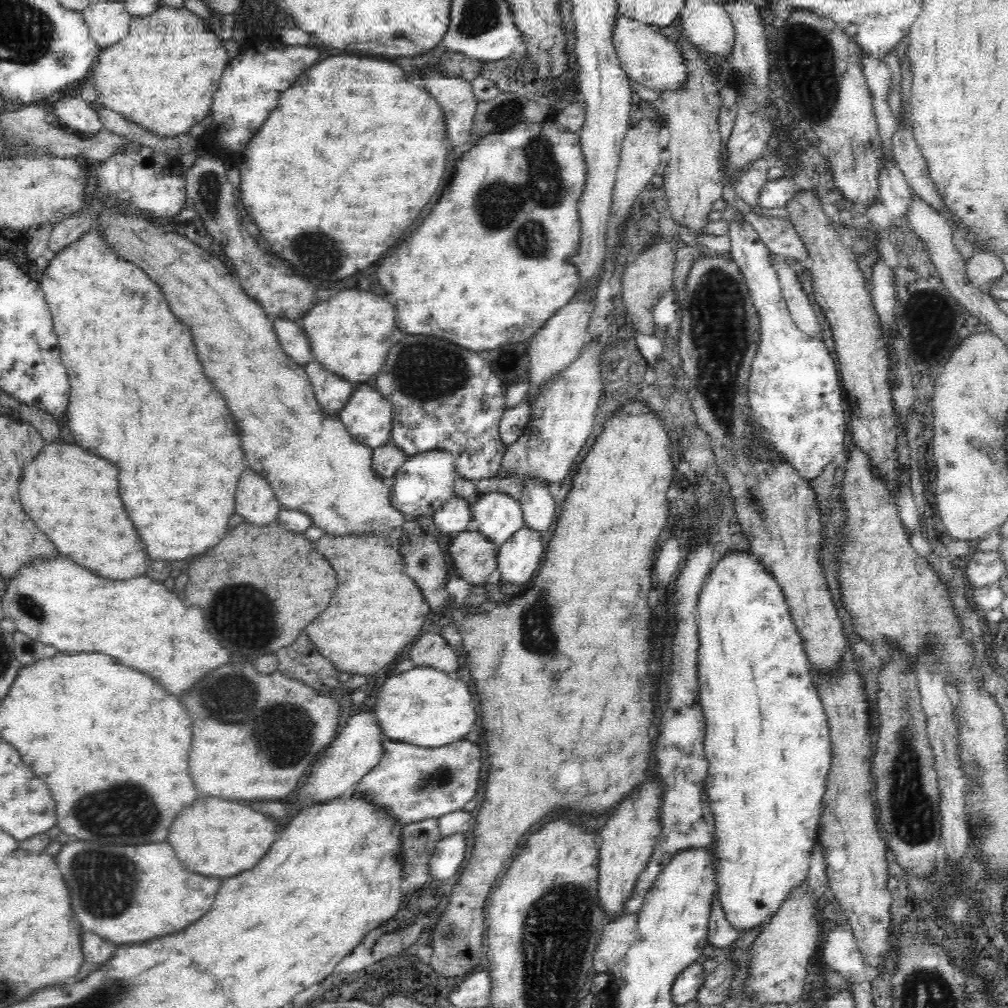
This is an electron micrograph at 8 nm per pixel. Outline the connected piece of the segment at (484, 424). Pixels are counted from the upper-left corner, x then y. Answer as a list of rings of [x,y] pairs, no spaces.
[[[410,336],[410,338],[404,338],[400,344],[396,344],[390,354],[388,354],[388,362],[386,366],[378,372],[376,376],[376,391],[384,396],[385,400],[392,403],[394,407],[393,418],[392,418],[392,431],[391,431],[391,441],[407,456],[411,457],[416,454],[422,454],[424,452],[432,451],[446,451],[452,455],[454,459],[455,466],[458,468],[460,476],[462,479],[470,480],[472,482],[478,480],[486,480],[488,477],[493,477],[497,473],[498,465],[500,464],[501,456],[503,455],[504,446],[499,439],[498,425],[500,424],[500,419],[505,413],[505,396],[506,390],[502,386],[500,379],[490,370],[490,364],[486,360],[482,360],[478,354],[472,354],[460,346],[454,346],[450,342],[444,342],[444,340],[436,340],[434,336]]]

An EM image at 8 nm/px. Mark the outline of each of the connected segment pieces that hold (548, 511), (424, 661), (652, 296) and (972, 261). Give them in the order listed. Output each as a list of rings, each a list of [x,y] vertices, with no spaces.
[[[537,483],[528,484],[519,504],[527,530],[535,532],[540,537],[550,532],[556,514],[556,504],[548,490]]]
[[[430,631],[424,633],[412,646],[409,659],[414,664],[413,668],[432,668],[454,676],[452,672],[458,670],[458,662],[452,652],[450,645],[439,632]]]
[[[666,240],[654,244],[648,248],[649,252],[642,253],[632,265],[626,267],[622,278],[622,292],[624,304],[628,308],[628,314],[634,320],[634,326],[638,332],[650,335],[654,332],[653,307],[673,286],[673,268],[675,255]]]
[[[981,247],[976,248],[974,256],[970,256],[965,264],[971,284],[984,292],[988,280],[1000,278],[1002,274],[1005,274],[1005,264],[1001,258]]]

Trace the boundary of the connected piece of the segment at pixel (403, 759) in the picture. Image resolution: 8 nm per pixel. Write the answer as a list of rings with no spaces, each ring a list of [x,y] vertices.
[[[383,737],[380,749],[380,762],[357,781],[350,790],[353,792],[350,799],[368,804],[394,824],[403,827],[413,822],[437,819],[462,809],[475,796],[481,755],[479,748],[466,740],[442,748],[420,748]]]

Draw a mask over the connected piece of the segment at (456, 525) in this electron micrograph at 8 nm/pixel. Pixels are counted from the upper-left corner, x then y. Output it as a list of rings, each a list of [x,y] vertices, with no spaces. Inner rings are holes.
[[[460,497],[452,498],[434,512],[428,521],[432,532],[454,534],[468,531],[468,522],[471,520],[468,503]]]

